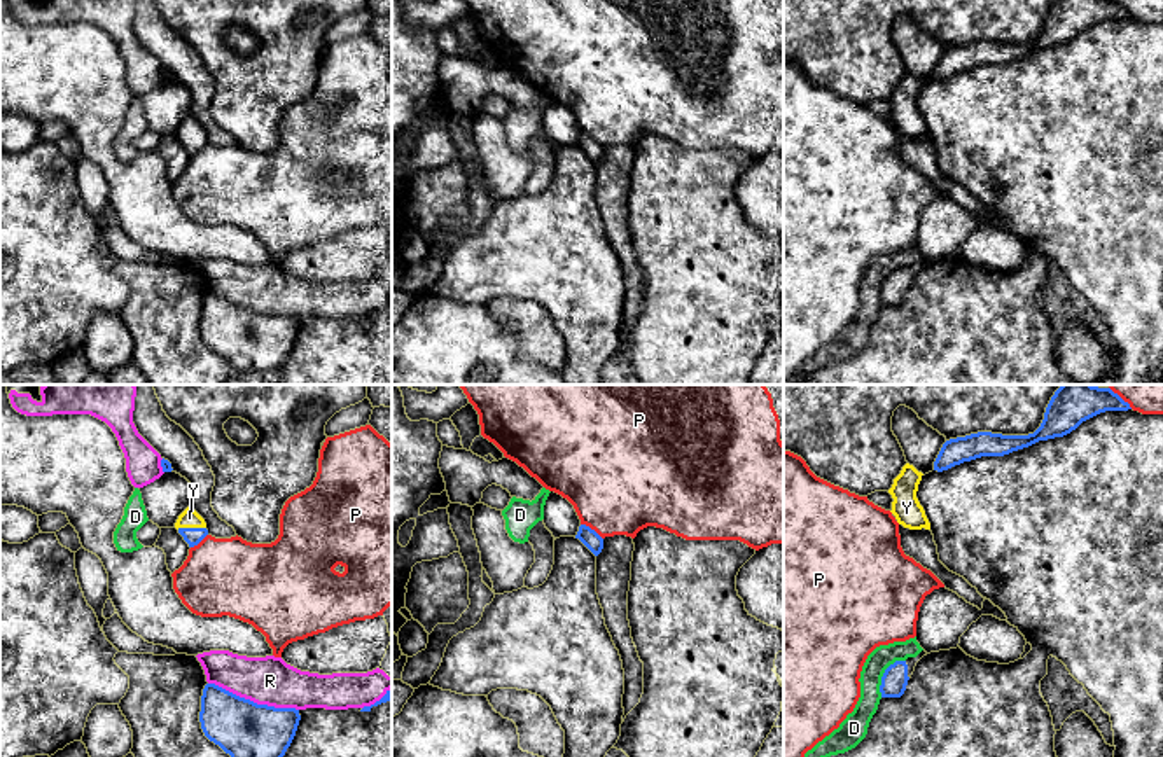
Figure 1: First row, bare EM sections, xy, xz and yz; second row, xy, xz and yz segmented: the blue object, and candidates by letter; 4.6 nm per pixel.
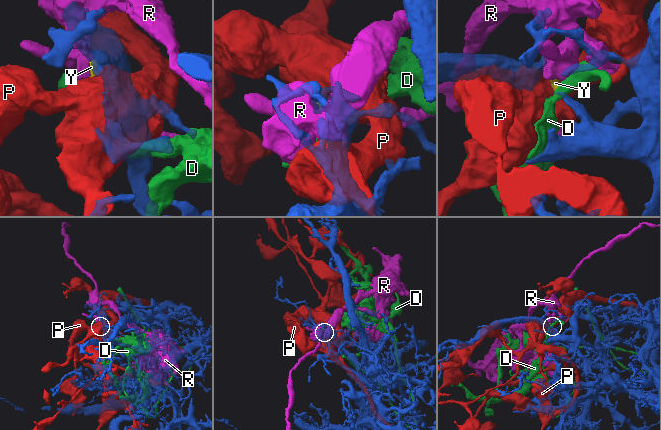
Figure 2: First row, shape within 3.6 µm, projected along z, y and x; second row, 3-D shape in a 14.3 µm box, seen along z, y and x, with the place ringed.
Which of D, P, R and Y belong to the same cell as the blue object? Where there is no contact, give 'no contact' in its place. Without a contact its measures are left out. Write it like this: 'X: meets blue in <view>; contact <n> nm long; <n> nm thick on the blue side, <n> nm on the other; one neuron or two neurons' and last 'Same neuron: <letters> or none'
D: meets blue in yz; contact 200 nm long; 120 nm thick on the blue side, 100 nm on the other; two neurons
P: meets blue in xz; contact 130 nm long; 80 nm thick on the blue side, 480 nm on the other; two neurons
R: meets blue in xy; contact 440 nm long; 260 nm thick on the blue side, 220 nm on the other; two neurons
Y: meets blue in xy; contact 140 nm long; 80 nm thick on the blue side, 90 nm on the other; one neuron
Same neuron: Y

